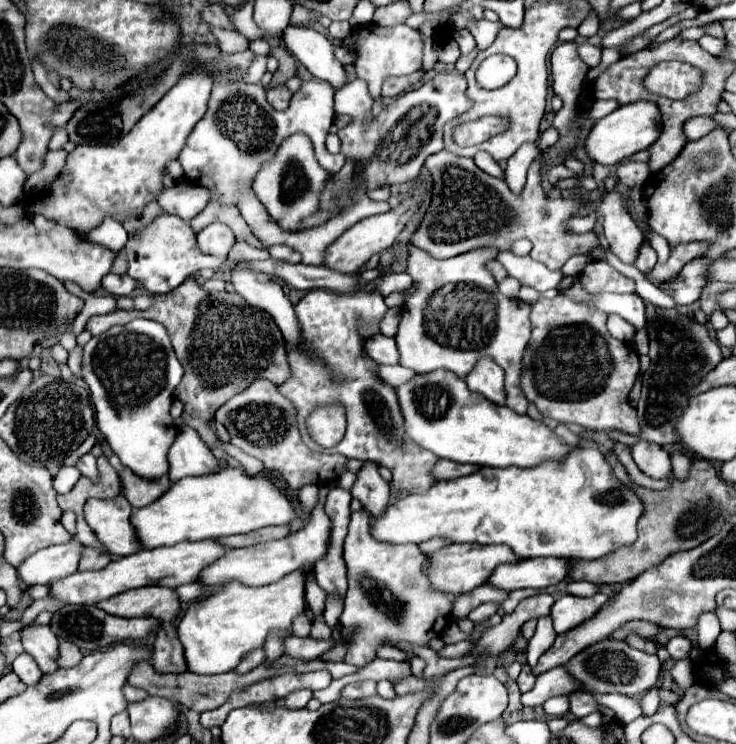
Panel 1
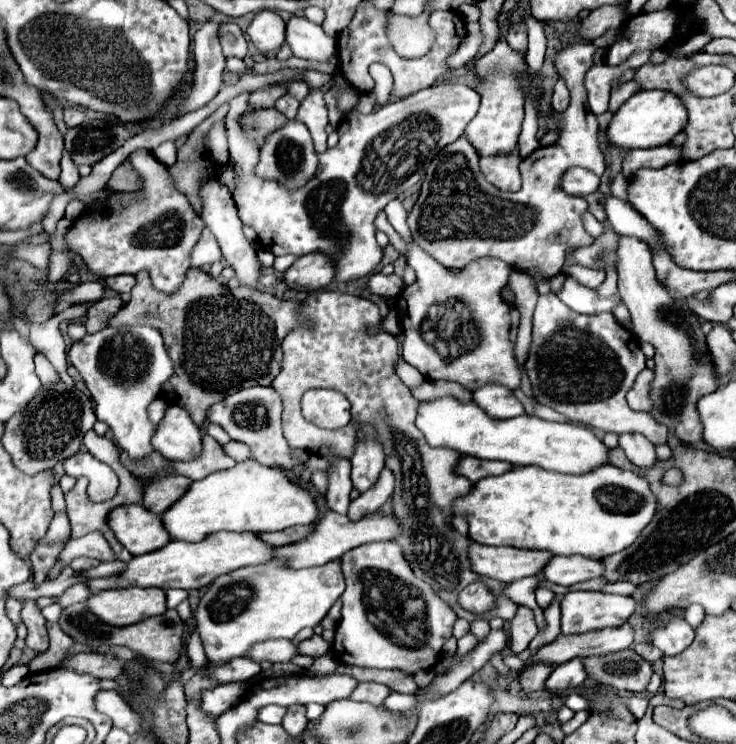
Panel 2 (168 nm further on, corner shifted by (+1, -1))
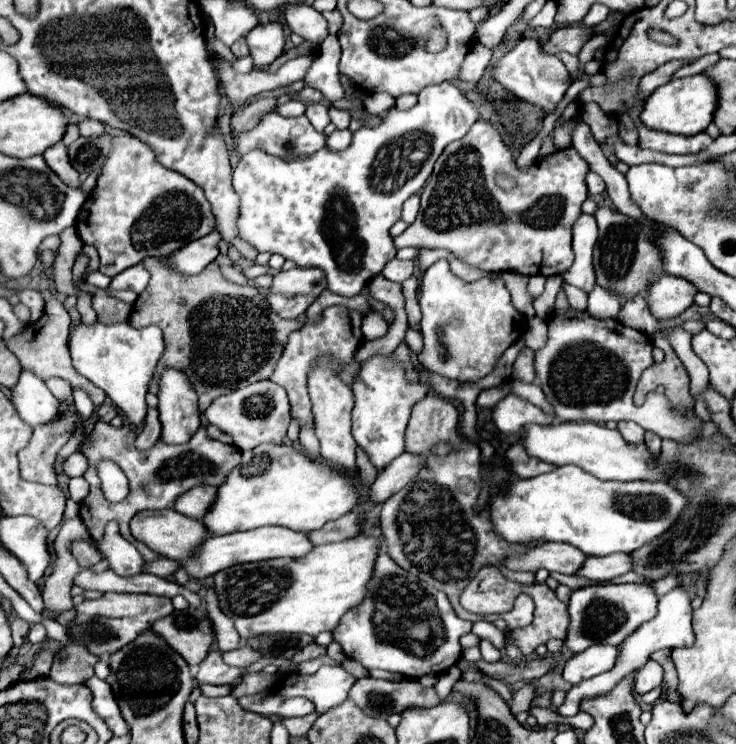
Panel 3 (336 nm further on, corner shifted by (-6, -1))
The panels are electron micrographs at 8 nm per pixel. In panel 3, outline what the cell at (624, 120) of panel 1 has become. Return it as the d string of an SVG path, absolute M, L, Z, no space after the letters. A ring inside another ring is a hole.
M694 74L688 78L674 78L668 84L656 88L654 94L650 94L640 118L644 120L644 124L648 124L648 128L690 136L704 132L708 128L708 124L714 120L718 102L718 88L710 76Z

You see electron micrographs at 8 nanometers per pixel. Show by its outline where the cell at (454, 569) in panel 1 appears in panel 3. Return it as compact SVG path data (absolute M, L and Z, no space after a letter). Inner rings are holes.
M544 542L542 546L532 548L526 554L514 556L506 560L506 568L510 570L530 570L536 572L546 568L548 572L562 572L562 574L576 574L588 556L574 548L572 544L564 542Z

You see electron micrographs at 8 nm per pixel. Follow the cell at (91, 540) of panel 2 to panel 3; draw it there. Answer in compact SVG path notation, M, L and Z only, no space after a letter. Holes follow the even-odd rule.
M108 524L104 540L98 542L102 556L110 562L110 568L118 576L136 576L144 572L144 560L140 552L118 534L116 524Z

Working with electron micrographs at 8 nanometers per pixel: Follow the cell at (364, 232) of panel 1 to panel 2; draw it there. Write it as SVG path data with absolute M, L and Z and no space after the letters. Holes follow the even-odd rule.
M311 252L299 256L295 264L283 274L283 282L289 288L311 292L321 290L335 278L335 262L323 252Z

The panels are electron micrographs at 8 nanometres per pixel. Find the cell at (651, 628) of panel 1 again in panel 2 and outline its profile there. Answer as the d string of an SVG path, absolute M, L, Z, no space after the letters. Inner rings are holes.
M629 622L613 628L601 628L577 636L565 636L559 634L555 642L543 646L533 658L533 660L547 660L553 666L563 664L571 658L583 658L583 656L601 656L609 652L619 652L625 650L633 644L633 628Z

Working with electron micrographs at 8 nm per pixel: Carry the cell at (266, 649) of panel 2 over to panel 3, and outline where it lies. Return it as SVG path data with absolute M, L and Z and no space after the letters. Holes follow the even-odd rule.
M244 646L244 648L238 648L238 650L232 650L232 652L222 652L222 660L228 664L228 666L236 666L236 668L246 668L248 664L256 662L258 658L262 658L260 652Z

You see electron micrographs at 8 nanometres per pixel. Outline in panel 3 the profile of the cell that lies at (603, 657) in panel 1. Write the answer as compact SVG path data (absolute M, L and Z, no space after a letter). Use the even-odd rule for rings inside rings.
M648 660L648 664L636 672L636 686L634 686L636 694L642 696L652 688L658 688L662 684L662 678L664 678L662 666L656 664L654 660Z

